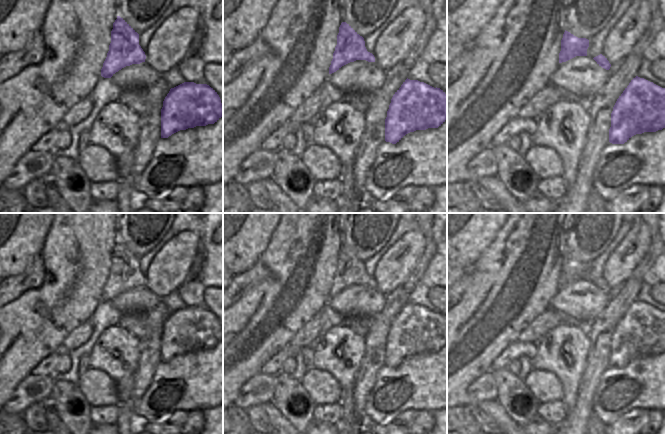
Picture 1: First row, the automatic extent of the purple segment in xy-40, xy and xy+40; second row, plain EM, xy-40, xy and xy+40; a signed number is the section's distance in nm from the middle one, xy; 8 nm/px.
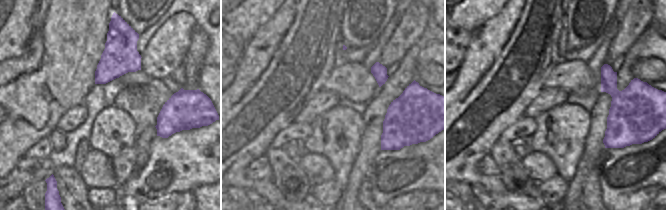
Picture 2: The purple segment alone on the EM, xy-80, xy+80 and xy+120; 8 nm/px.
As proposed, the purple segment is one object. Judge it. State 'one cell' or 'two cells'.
one cell

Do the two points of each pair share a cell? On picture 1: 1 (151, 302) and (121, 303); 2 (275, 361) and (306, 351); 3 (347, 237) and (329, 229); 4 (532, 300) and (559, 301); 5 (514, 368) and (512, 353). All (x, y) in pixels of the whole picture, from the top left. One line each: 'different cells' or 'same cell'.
1: same cell
2: same cell
3: different cells
4: different cells
5: different cells

